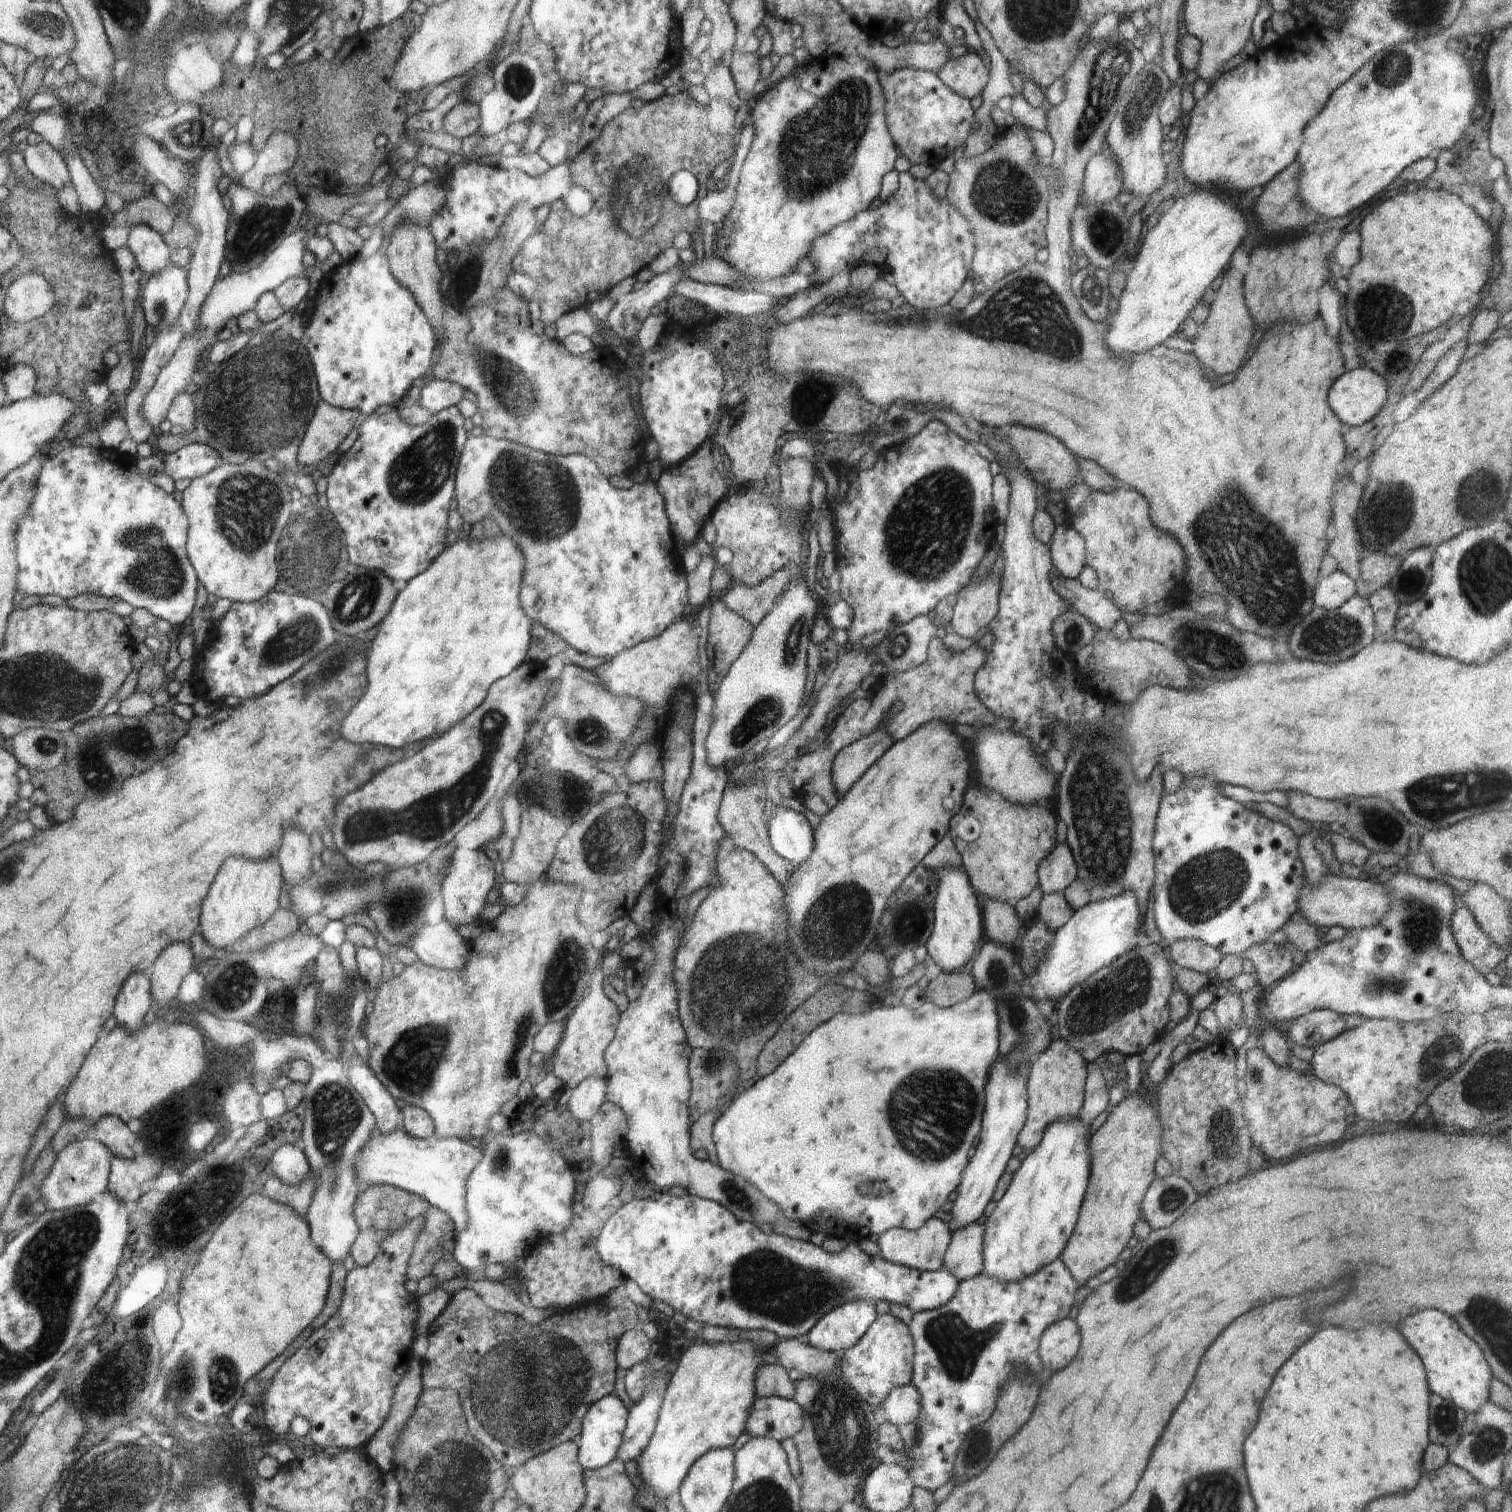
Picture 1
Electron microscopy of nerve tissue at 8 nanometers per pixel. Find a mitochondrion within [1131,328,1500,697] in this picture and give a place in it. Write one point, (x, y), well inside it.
(1264, 576)

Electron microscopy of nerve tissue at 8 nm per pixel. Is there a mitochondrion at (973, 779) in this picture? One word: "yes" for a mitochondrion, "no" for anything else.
no

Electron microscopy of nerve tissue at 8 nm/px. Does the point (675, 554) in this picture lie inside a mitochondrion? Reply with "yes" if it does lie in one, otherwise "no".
no

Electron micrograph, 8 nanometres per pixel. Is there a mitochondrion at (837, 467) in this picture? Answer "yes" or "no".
no

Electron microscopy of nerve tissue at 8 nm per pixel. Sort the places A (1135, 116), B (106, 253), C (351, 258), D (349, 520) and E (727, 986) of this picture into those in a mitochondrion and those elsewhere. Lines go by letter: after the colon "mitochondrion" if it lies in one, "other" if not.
A: mitochondrion
B: other
C: other
D: mitochondrion
E: mitochondrion

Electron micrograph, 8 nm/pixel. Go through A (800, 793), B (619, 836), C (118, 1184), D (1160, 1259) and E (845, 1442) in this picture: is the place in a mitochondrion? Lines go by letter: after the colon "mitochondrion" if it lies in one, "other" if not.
A: other
B: mitochondrion
C: other
D: mitochondrion
E: mitochondrion

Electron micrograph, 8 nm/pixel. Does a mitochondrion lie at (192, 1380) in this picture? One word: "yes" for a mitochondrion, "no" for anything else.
yes

